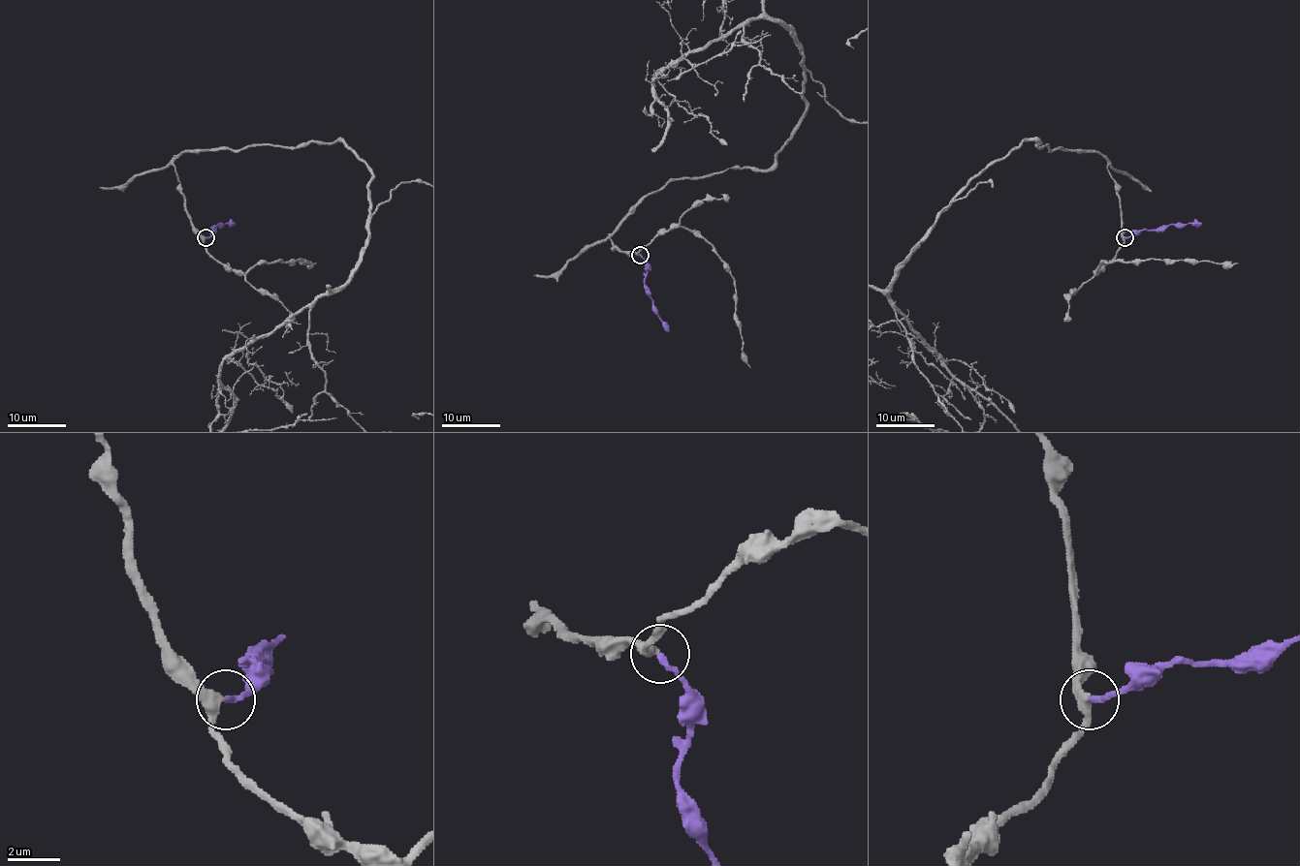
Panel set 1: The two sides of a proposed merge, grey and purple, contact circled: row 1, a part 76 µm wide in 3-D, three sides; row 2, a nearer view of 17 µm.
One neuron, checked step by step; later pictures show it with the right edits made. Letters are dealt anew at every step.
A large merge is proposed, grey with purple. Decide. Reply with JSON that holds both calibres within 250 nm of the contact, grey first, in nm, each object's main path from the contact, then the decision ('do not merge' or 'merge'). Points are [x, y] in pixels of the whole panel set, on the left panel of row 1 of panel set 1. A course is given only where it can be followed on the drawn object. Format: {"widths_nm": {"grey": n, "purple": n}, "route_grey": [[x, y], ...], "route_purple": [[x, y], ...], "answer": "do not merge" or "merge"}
{"widths_nm": {"grey": 320, "purple": 200}, "route_purple": [[206, 237], [210, 236], [210, 231], [216, 225], [234, 225]], "answer": "merge"}

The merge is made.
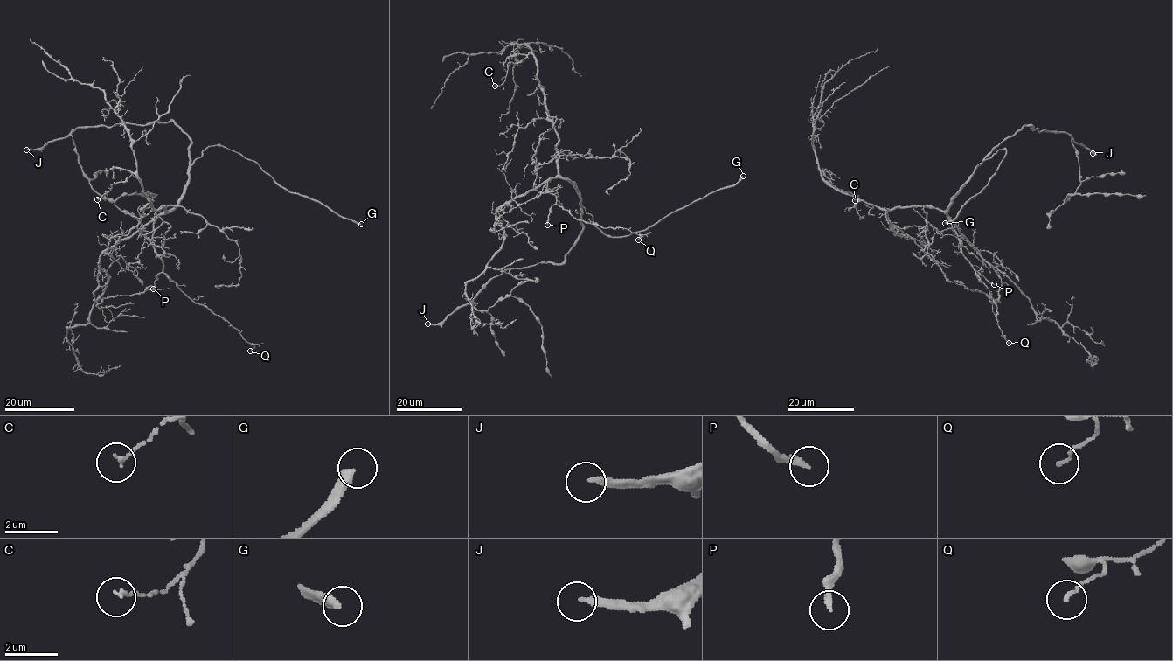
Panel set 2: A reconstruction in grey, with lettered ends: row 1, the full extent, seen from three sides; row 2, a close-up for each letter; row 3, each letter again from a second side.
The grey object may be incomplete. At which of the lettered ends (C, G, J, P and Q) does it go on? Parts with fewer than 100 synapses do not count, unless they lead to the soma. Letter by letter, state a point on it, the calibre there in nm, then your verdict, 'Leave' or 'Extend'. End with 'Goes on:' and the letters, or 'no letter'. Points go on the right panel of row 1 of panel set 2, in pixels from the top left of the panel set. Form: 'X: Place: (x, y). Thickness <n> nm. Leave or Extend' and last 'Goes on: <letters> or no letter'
C: Place: (855, 200). Thickness 150 nm. Leave
G: Place: (945, 223). Thickness 360 nm. Extend
J: Place: (1093, 153). Thickness 240 nm. Extend
P: Place: (994, 284). Thickness 200 nm. Leave
Q: Place: (1009, 343). Thickness 120 nm. Leave
Goes on: G, J

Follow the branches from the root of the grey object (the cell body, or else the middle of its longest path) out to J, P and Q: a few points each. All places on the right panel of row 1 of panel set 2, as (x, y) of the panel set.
J: (968, 183), (983, 159), (1024, 126), (1039, 131), (1065, 131), (1093, 153)
P: (968, 183), (947, 209), (947, 215), (956, 234), (961, 253), (975, 271), (994, 284)
Q: (968, 183), (947, 209), (947, 215), (956, 234), (961, 253), (989, 289), (997, 306), (999, 328), (1009, 343)

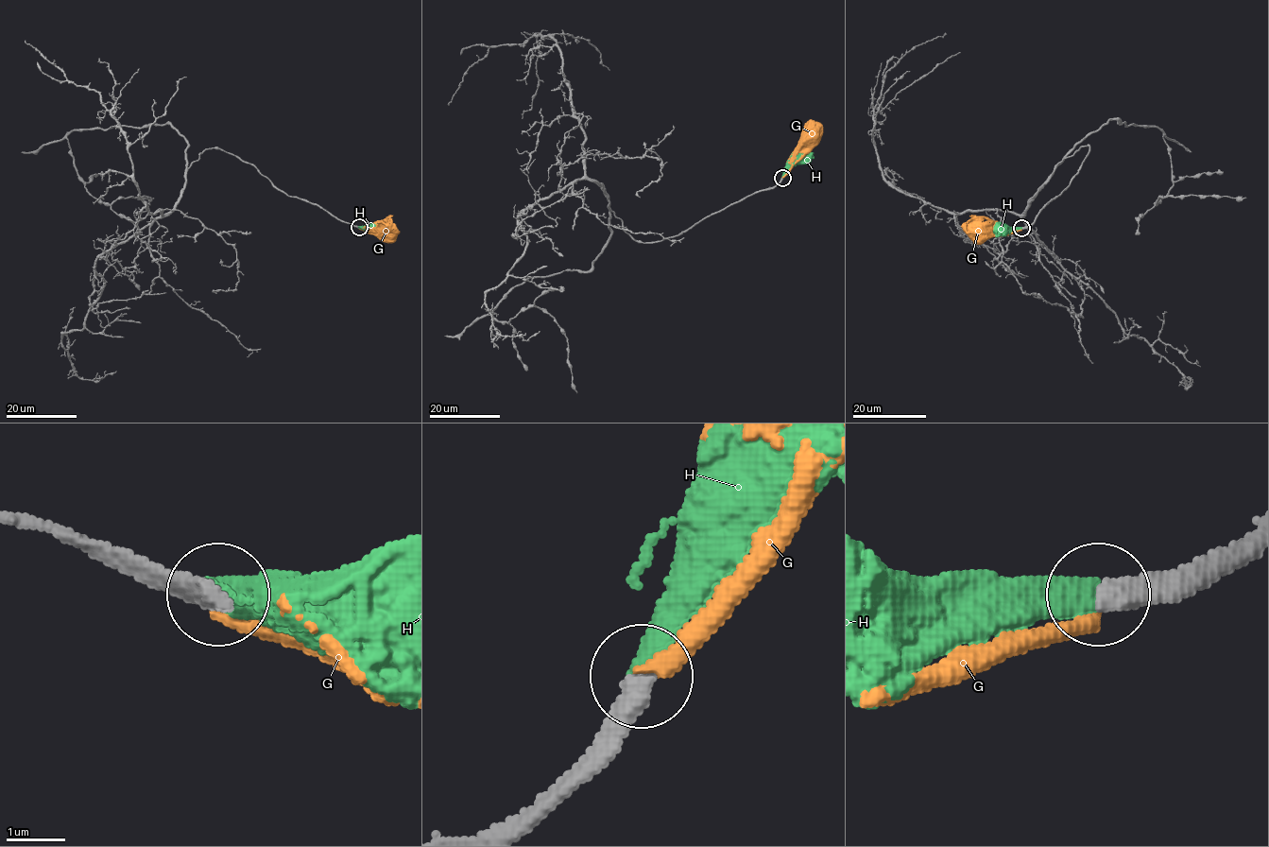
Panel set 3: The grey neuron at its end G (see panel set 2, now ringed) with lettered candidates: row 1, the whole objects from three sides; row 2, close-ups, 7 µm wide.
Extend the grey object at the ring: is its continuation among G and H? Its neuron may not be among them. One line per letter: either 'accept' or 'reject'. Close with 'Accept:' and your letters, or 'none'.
G: reject
H: accept
Accept: H

